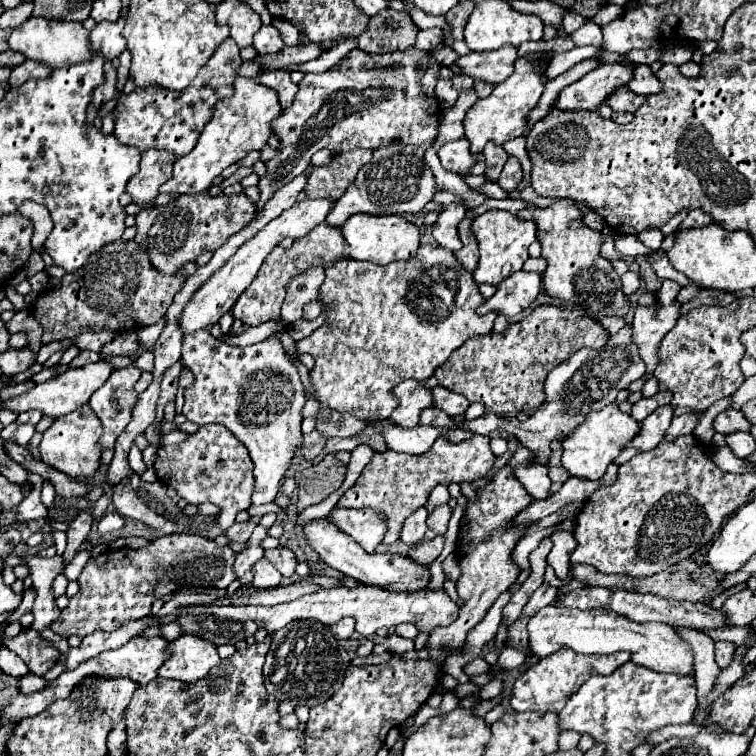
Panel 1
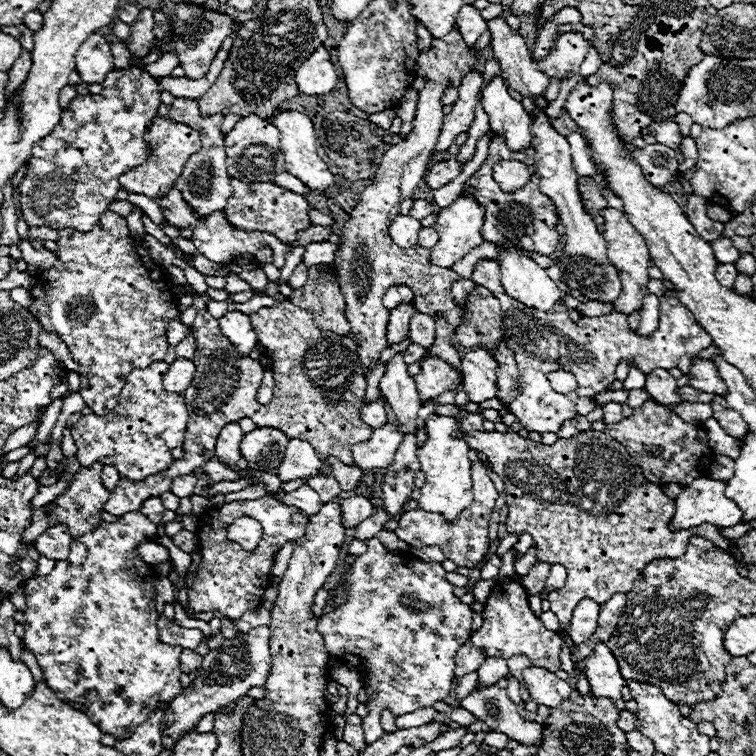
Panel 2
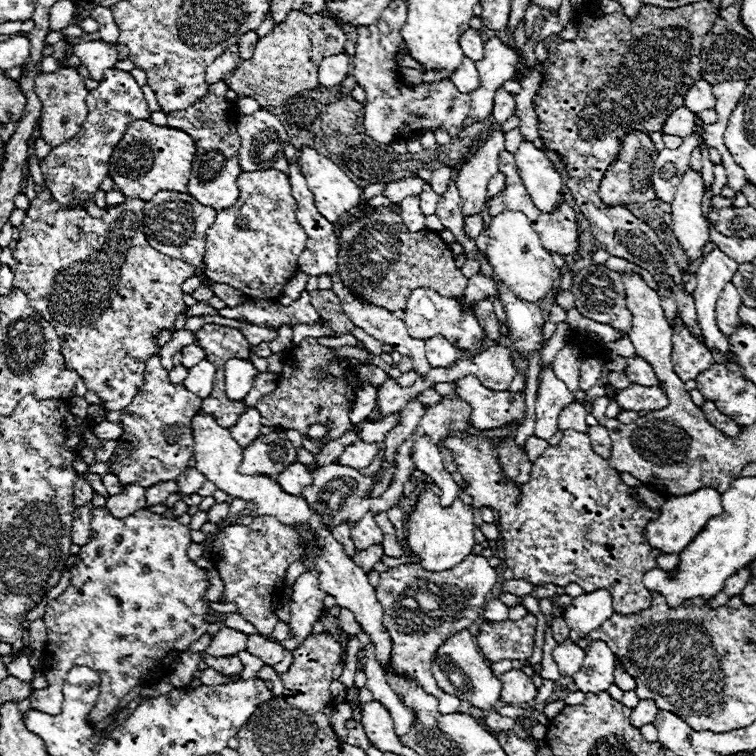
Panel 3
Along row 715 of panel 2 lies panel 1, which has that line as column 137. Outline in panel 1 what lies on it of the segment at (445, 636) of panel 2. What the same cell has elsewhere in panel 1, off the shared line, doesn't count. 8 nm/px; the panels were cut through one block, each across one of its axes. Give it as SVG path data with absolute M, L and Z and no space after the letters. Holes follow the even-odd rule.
M136 366L114 370L110 378L90 396L88 404L104 426L104 434L98 442L102 450L112 448L116 444L116 438L130 424L134 406L138 402L138 392L134 390L134 384L138 382L140 374L142 370Z

